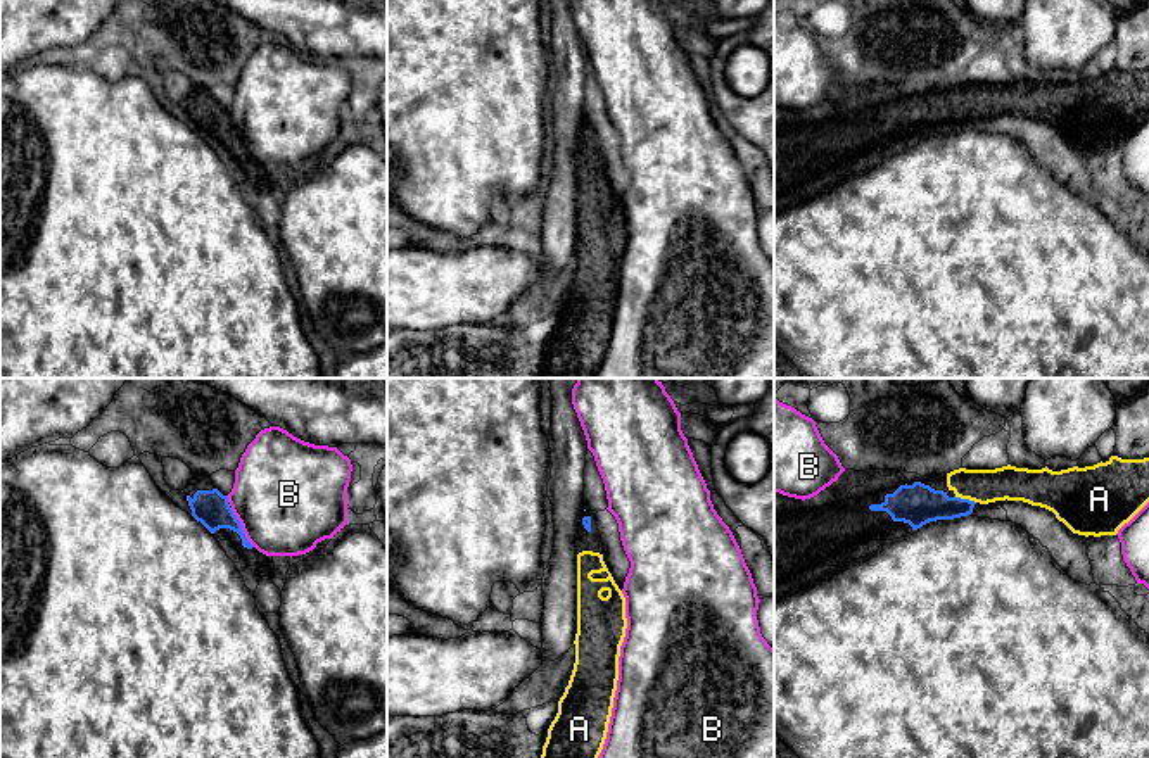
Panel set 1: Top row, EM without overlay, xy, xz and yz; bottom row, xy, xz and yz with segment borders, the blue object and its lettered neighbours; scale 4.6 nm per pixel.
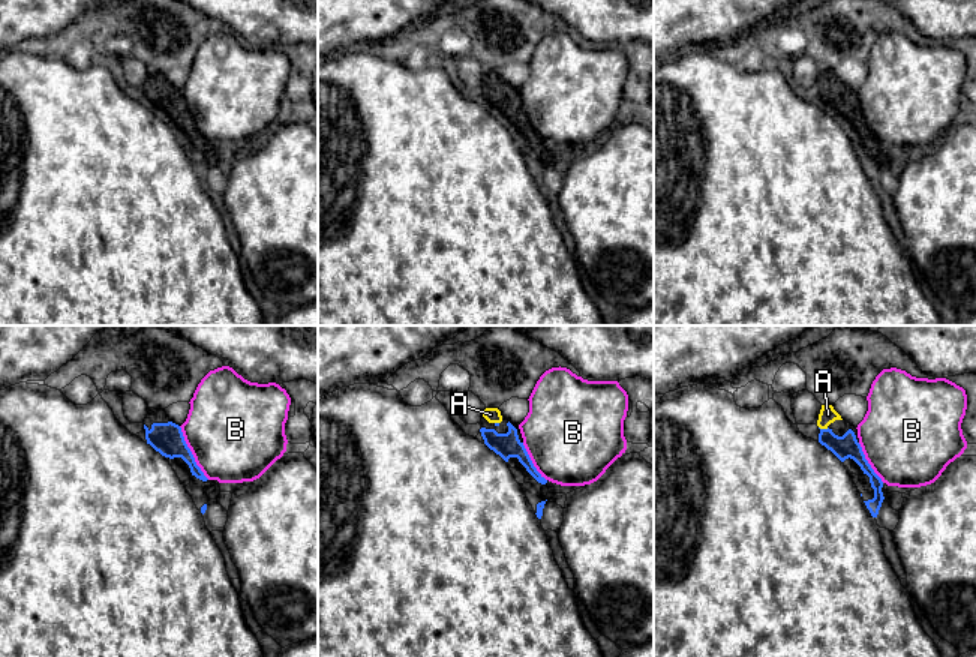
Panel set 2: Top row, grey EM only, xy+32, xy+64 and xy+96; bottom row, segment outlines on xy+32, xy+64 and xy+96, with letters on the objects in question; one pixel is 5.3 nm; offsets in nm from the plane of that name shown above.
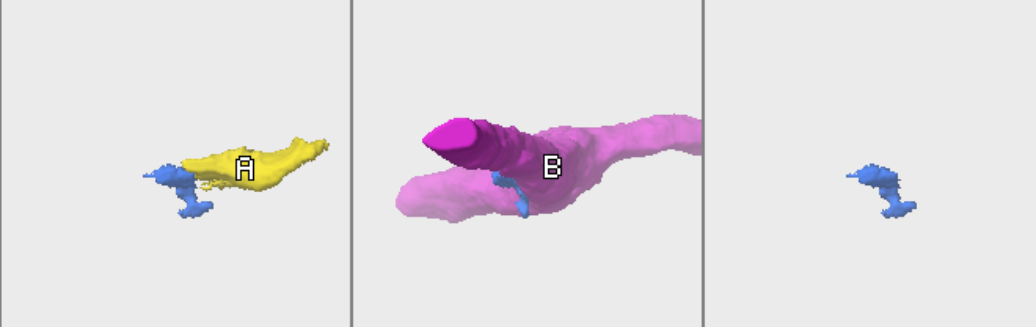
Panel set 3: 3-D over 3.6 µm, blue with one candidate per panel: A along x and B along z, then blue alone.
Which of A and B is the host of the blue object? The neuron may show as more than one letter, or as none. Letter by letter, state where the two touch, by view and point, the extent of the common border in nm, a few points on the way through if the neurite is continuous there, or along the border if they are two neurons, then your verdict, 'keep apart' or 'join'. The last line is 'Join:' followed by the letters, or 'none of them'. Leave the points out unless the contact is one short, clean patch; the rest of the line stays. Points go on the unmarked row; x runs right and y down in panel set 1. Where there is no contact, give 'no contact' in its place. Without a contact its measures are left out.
A: contact yz (964, 113); length 110 nm; way yz (916, 118), (964, 113), (978, 99), (1015, 97); join
B: contact xy (241, 140); length 220 nm; keep apart
Join: A

